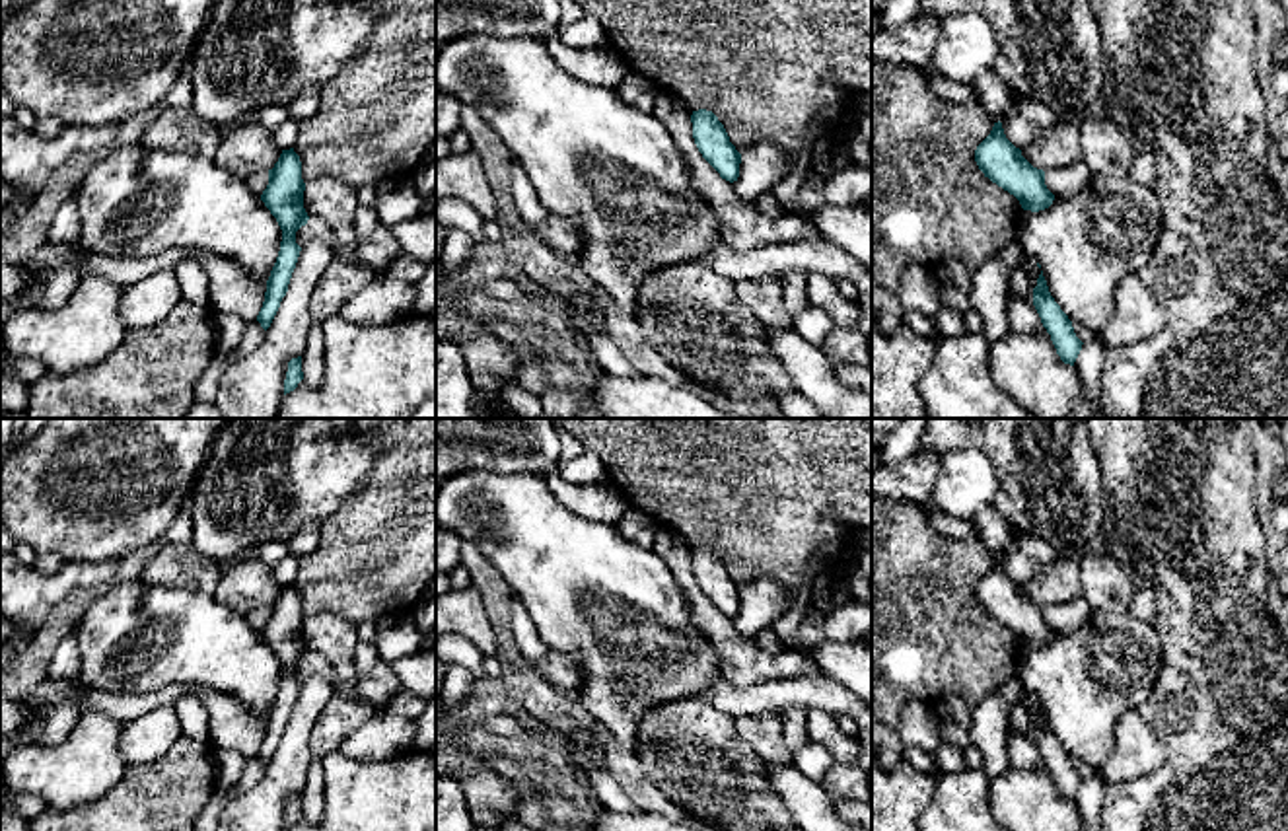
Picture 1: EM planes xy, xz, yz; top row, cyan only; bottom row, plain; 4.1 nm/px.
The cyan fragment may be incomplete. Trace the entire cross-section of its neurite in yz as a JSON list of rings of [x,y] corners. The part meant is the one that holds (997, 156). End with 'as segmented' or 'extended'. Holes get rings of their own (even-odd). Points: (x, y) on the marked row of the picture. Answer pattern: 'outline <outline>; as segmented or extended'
outline [[[1000,121],[977,146],[975,162],[984,177],[1014,195],[1023,210],[1039,212],[1053,204],[1055,195],[1045,185],[1045,171],[1033,167],[1006,138]]]; as segmented

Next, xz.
outline [[[698,109],[691,115],[693,138],[702,158],[720,173],[722,179],[733,183],[739,177],[741,154],[730,142],[724,125],[712,111]]]; as segmented

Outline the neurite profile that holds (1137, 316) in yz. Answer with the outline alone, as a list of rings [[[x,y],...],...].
[[[1125,274],[1115,292],[1115,313],[1095,339],[1105,350],[1146,341],[1165,329],[1165,315],[1138,274]]]

